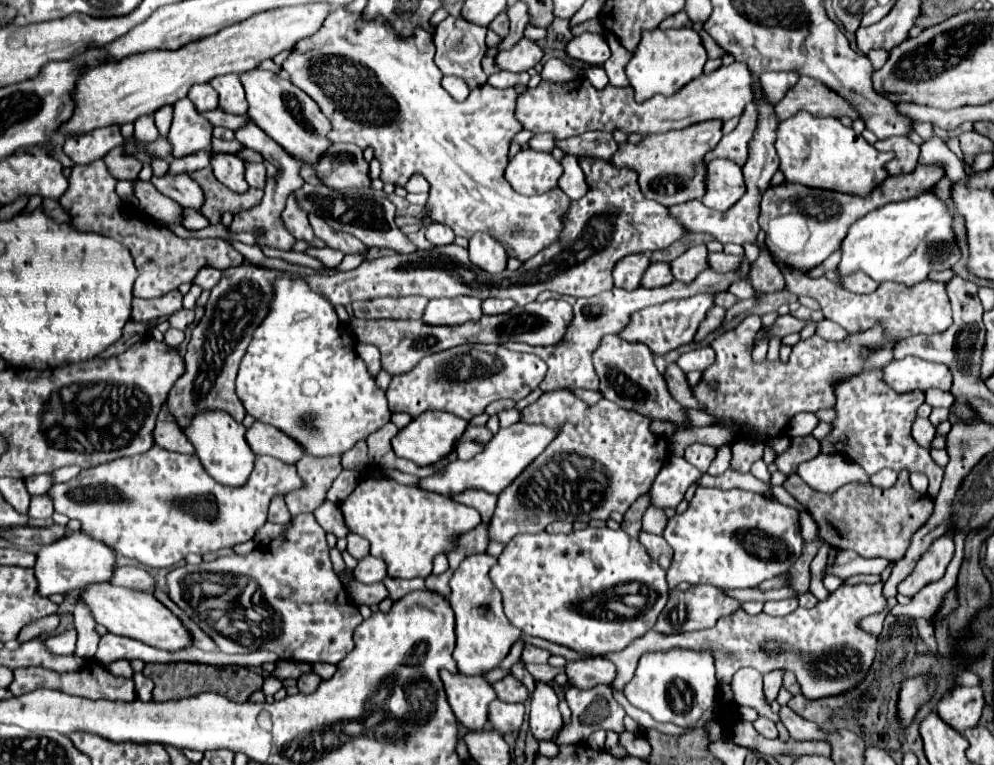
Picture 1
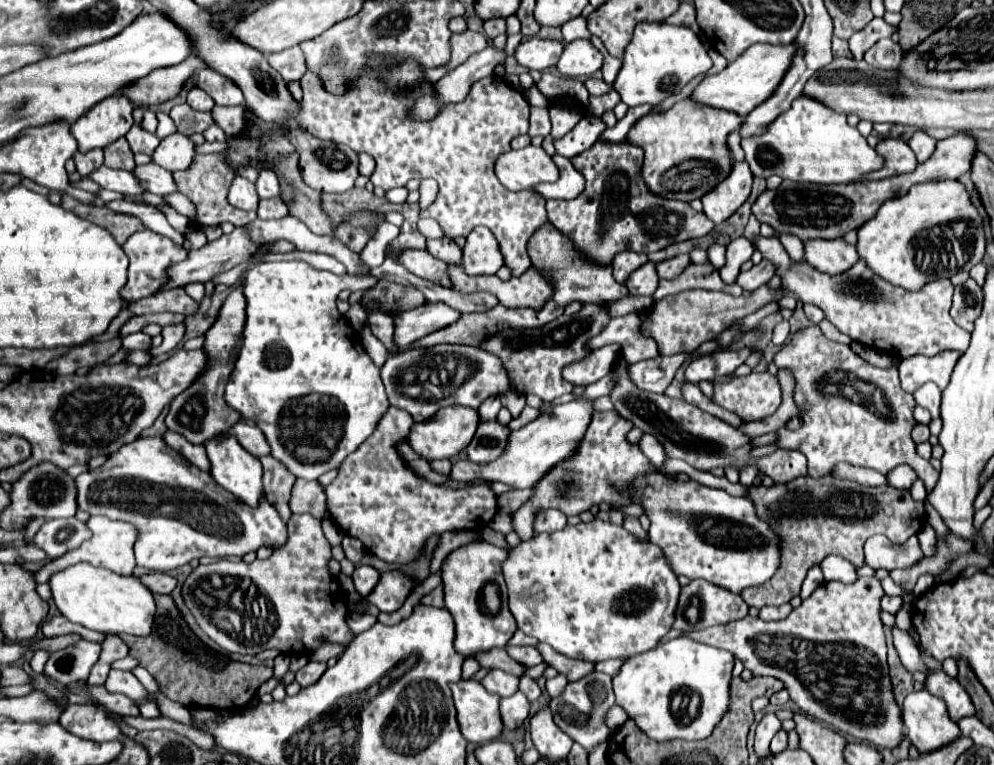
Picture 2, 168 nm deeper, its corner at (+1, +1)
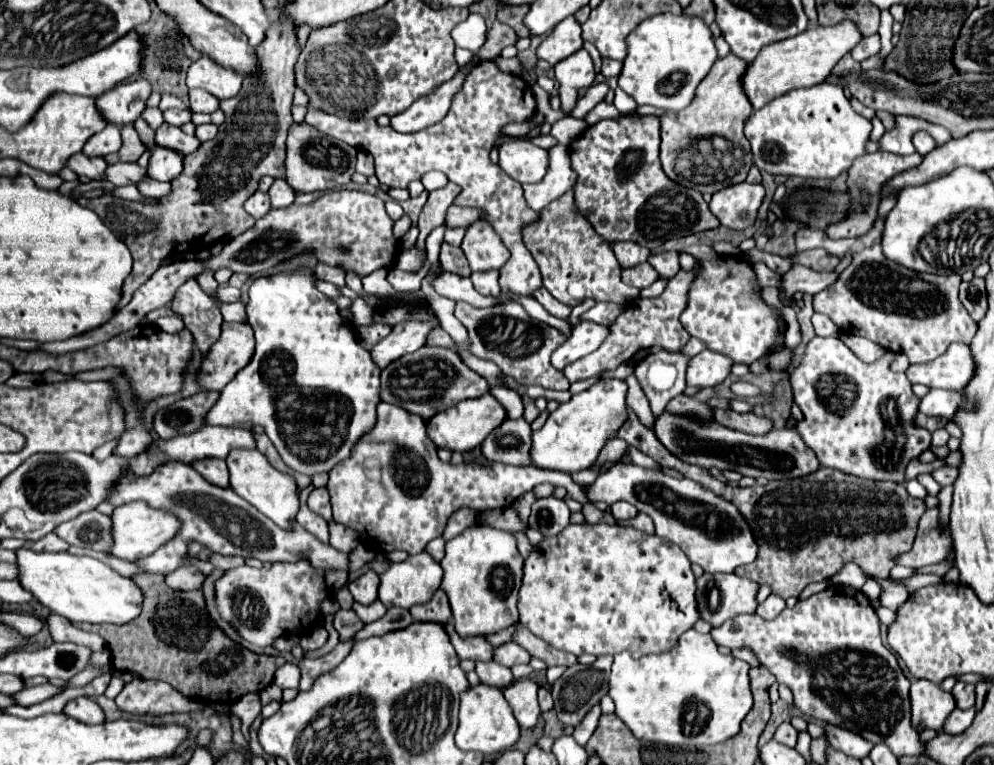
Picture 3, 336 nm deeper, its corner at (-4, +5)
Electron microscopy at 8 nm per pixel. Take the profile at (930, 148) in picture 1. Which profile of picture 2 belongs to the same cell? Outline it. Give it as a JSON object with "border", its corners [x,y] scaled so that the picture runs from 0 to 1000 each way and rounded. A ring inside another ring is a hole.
{"border":[[[921,173],[914,183],[914,191],[921,196],[921,204],[923,204],[925,212],[931,212],[939,201],[941,188],[943,188],[943,183],[933,178],[931,173]]]}

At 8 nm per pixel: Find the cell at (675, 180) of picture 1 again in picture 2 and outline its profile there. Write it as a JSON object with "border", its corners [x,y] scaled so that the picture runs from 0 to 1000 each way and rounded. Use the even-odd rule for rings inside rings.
{"border":[[[695,128],[681,133],[667,149],[647,152],[633,173],[631,183],[649,196],[647,235],[657,254],[667,259],[695,264],[717,248],[725,235],[735,227],[735,199],[731,178],[747,165],[749,154],[733,144],[705,139]],[[693,209],[707,209],[717,214],[689,214]]]}

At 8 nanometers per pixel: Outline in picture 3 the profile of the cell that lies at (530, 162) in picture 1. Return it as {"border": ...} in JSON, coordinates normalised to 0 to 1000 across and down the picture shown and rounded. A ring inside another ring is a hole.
{"border":[[[509,186],[503,191],[505,222],[523,241],[543,238],[551,225],[551,196],[535,186]]]}

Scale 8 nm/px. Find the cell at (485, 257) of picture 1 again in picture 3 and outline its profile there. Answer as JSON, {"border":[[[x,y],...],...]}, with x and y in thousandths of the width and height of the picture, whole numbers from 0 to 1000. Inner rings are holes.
{"border":[[[477,290],[469,298],[465,327],[471,337],[473,353],[479,356],[501,353],[513,335],[511,324],[505,319],[505,314],[491,290]]]}

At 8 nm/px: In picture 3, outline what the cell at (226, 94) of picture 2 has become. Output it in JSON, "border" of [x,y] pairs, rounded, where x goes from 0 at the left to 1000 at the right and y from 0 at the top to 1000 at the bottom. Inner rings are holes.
{"border":[[[205,73],[199,81],[195,81],[195,86],[191,86],[187,107],[189,115],[205,115],[219,131],[235,128],[243,115],[243,99],[219,86],[217,81]]]}

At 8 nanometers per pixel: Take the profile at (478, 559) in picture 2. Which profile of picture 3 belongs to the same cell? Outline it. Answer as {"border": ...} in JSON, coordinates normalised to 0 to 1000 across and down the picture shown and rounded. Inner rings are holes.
{"border":[[[475,688],[449,708],[445,771],[451,776],[461,831],[493,831],[521,816],[521,769],[525,763],[525,735],[519,703],[493,688]]]}

